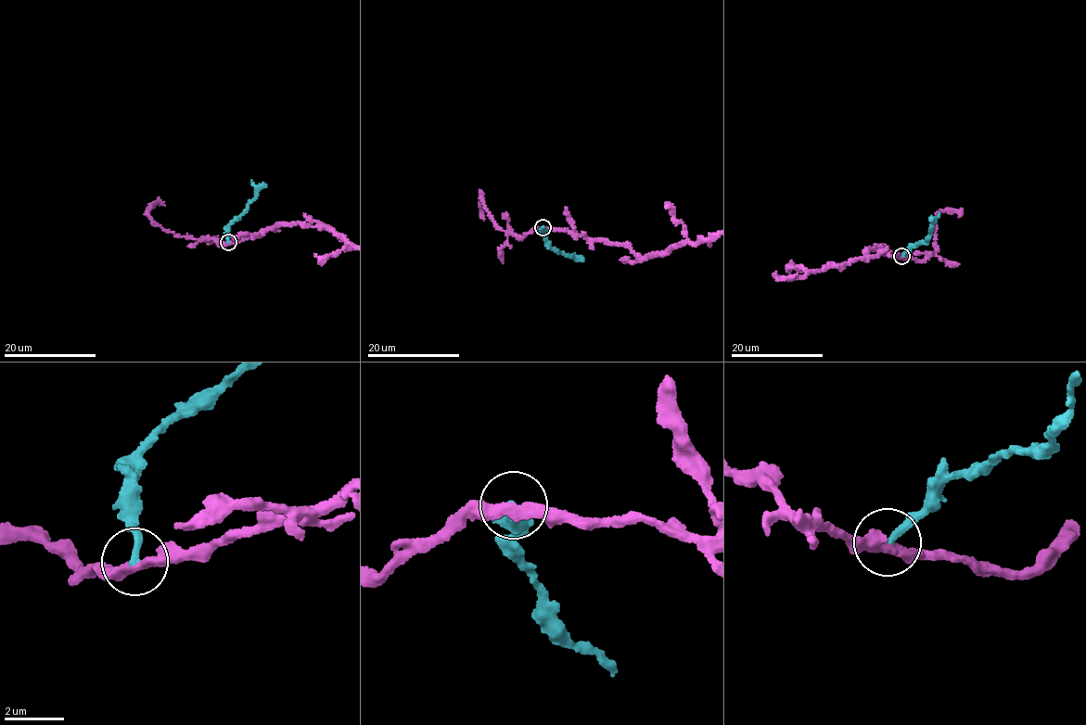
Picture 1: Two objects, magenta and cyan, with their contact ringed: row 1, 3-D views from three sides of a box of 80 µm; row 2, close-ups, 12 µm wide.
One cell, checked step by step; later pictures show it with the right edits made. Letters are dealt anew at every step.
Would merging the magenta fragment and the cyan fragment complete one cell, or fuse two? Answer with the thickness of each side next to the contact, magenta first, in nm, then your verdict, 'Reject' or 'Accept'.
Thickness 320 nm (magenta) against 240 nm. Reject

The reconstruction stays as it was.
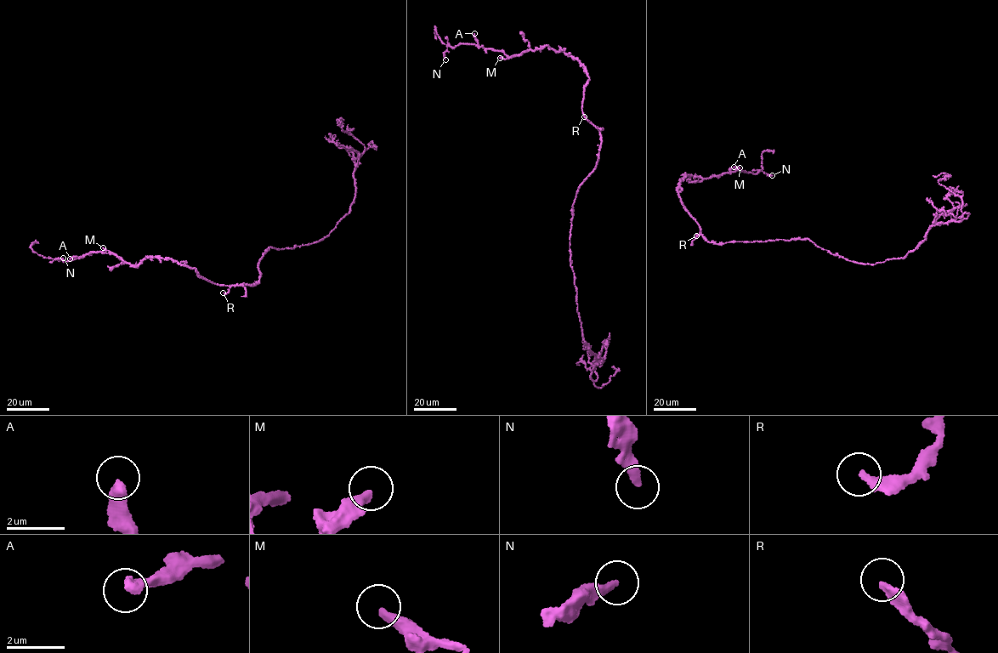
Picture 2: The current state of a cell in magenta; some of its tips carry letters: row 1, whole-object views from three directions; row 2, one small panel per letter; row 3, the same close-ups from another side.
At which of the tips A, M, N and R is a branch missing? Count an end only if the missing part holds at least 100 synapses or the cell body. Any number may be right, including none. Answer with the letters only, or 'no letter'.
M

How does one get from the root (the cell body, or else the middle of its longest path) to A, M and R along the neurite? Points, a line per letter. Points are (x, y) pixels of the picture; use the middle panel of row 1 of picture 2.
A: (586, 177), (601, 140), (583, 113), (588, 81), (584, 66), (546, 45), (508, 56), (479, 46), (474, 33)
M: (586, 177), (596, 167), (601, 140), (583, 113), (588, 81), (584, 66), (546, 45), (500, 58)
R: (586, 177), (596, 167), (601, 140), (598, 130), (584, 116)

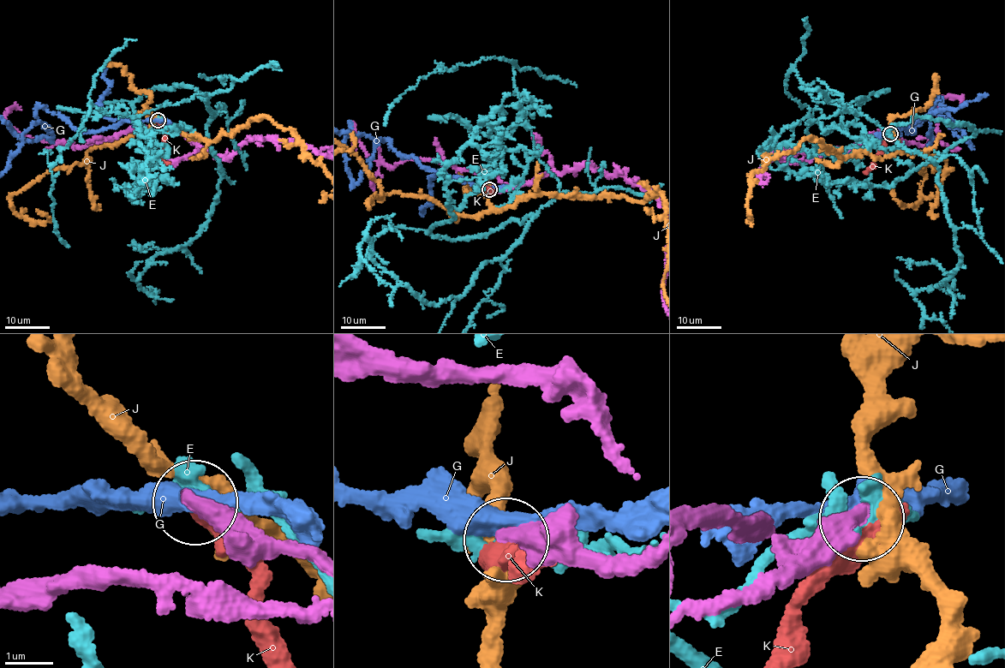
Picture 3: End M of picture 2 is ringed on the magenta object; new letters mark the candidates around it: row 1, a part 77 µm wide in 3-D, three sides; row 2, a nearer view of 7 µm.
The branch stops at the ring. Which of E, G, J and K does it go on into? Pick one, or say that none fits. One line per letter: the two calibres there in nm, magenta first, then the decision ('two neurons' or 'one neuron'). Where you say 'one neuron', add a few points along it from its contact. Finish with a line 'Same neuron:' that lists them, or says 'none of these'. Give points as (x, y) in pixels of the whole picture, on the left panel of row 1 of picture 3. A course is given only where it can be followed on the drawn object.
E: 550 nm thick on the magenta side, 240 nm on the other; two neurons
G: 500 nm thick on the magenta side, 360 nm on the other; two neurons
J: 550 nm thick on the magenta side, 360 nm on the other; two neurons
K: 600 nm thick on the magenta side, 440 nm on the other; two neurons
Same neuron: none of these

